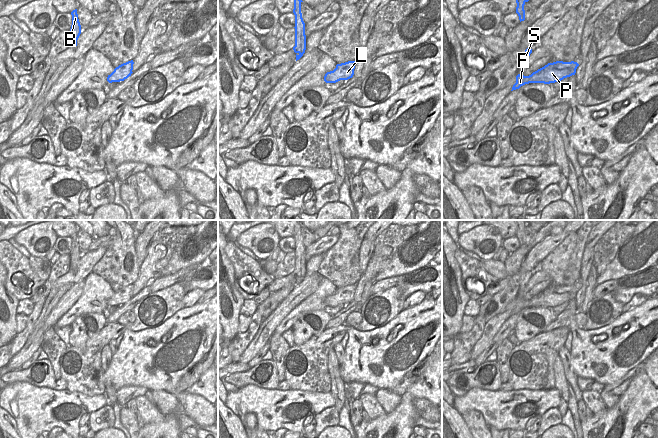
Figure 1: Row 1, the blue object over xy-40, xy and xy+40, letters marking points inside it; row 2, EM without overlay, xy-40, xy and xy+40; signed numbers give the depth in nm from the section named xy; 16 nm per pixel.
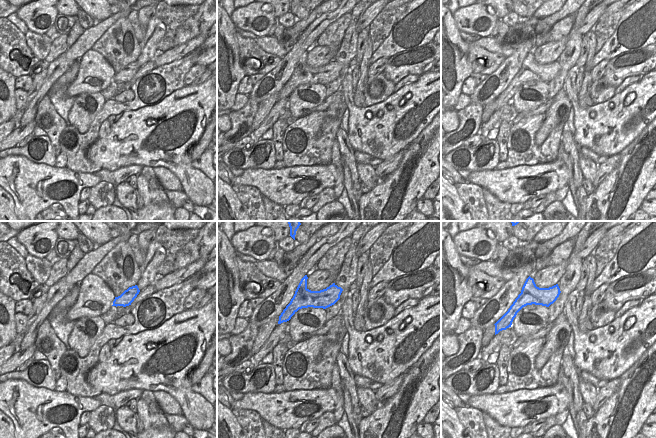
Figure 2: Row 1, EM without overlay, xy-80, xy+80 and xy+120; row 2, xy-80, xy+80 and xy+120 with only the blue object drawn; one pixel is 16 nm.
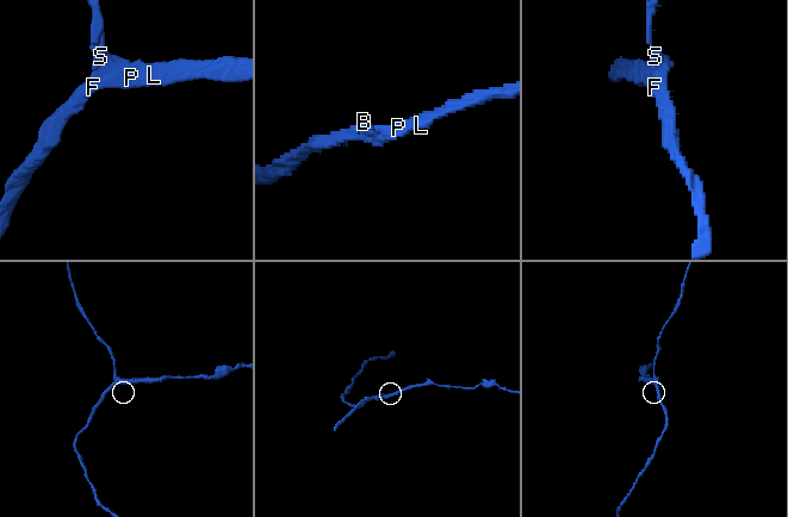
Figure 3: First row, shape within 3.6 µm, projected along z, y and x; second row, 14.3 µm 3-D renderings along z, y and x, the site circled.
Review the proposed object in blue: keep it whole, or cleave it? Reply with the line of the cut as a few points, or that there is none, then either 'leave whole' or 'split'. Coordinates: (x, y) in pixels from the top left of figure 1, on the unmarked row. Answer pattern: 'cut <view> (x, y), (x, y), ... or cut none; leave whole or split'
cut none; leave whole

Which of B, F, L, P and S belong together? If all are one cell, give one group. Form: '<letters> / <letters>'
B F L P S

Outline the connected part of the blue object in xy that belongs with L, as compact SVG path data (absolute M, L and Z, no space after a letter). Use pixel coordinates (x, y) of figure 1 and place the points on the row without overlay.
M348 285L337 288L333 295L327 296L324 300L326 307L336 307L340 304L348 304L353 301L357 285Z

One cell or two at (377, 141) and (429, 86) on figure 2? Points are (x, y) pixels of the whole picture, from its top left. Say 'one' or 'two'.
one

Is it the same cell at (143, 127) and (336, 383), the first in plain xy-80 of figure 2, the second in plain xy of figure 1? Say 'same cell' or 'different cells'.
different cells

